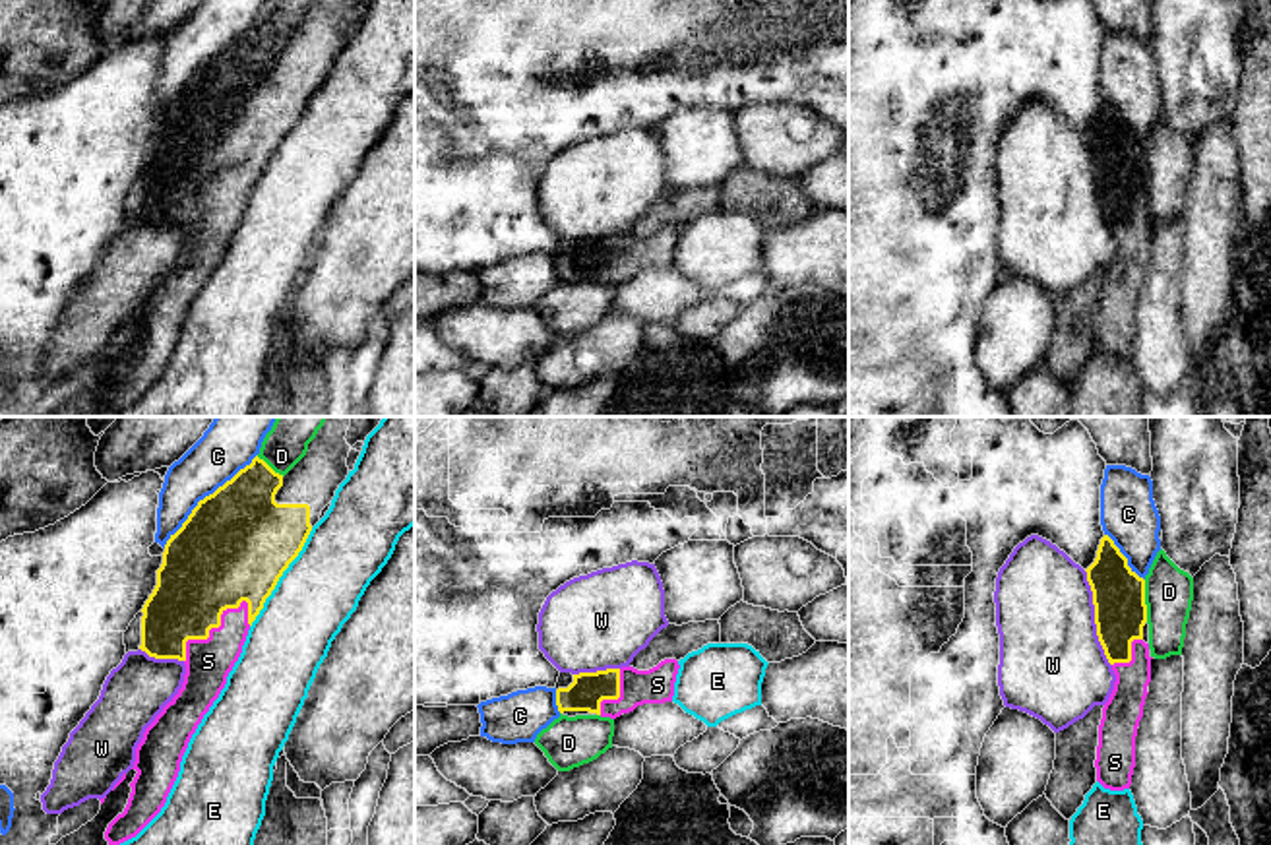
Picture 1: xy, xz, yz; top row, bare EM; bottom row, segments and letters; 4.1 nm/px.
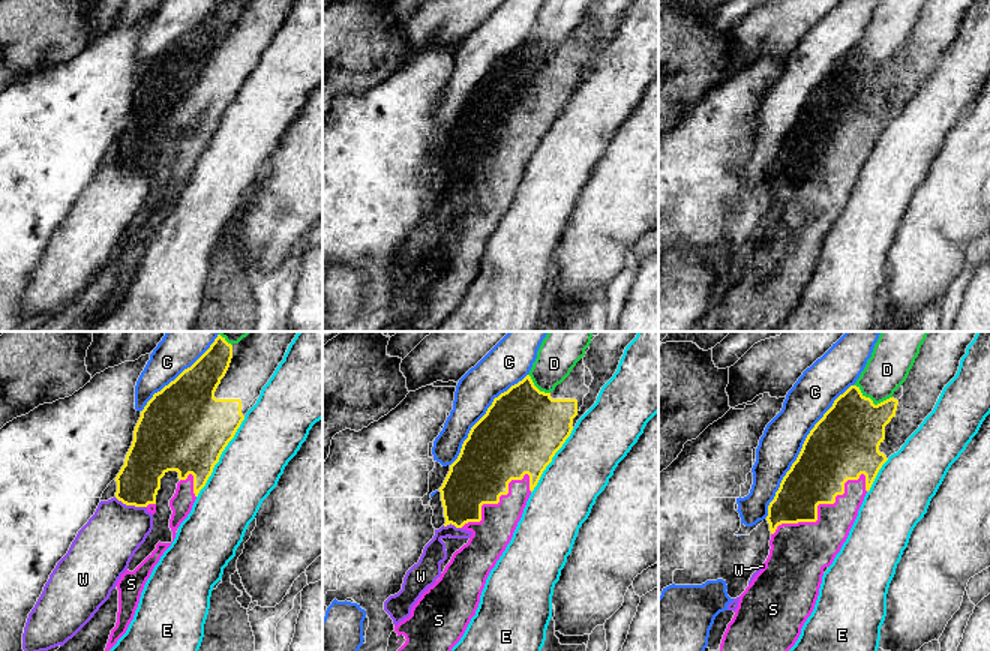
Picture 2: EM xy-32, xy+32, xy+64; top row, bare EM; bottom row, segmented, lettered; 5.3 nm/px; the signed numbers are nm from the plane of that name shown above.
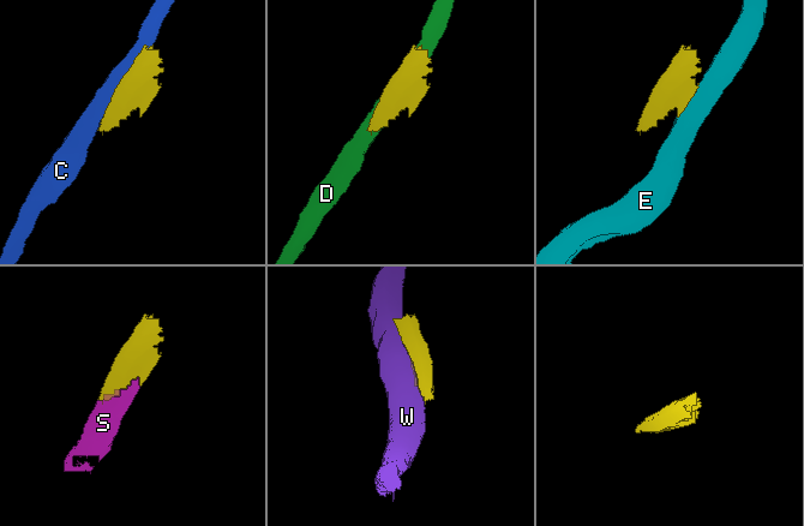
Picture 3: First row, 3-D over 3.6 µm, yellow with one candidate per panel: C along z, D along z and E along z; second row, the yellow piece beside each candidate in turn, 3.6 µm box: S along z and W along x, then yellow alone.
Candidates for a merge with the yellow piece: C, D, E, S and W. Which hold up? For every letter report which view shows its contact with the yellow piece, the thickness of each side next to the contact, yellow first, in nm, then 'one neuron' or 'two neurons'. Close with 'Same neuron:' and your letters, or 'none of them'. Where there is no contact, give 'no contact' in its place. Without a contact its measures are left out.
C: xy | 460/200 nm | two neurons
D: yz | 220/200 nm | two neurons
E: xy | 460/320 nm | two neurons
S: xy | 380/190 nm | one neuron
W: yz | 220/440 nm | two neurons
Same neuron: S

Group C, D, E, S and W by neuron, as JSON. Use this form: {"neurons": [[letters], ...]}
{"neurons": [["C"], ["D"], ["E"], ["S"], ["W"]]}

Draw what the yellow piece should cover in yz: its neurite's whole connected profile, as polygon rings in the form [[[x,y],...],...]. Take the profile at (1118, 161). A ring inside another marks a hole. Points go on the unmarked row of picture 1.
[[[1104,101],[1100,105],[1095,128],[1085,136],[1093,157],[1097,202],[1108,229],[1116,240],[1114,256],[1102,273],[1097,312],[1097,347],[1110,357],[1124,357],[1132,351],[1135,333],[1135,302],[1143,283],[1147,252],[1151,248],[1149,209],[1143,207],[1143,192],[1147,188],[1145,145],[1130,132],[1114,107]]]

